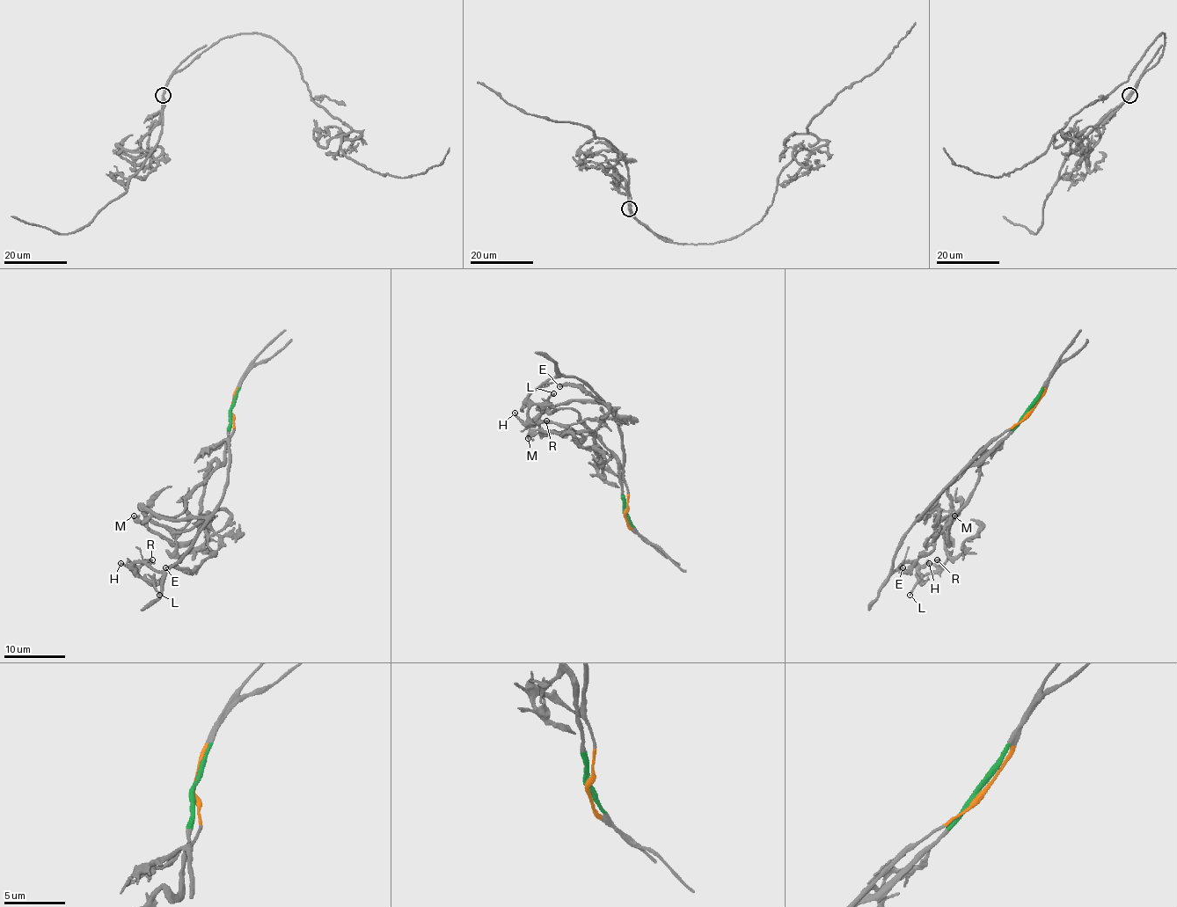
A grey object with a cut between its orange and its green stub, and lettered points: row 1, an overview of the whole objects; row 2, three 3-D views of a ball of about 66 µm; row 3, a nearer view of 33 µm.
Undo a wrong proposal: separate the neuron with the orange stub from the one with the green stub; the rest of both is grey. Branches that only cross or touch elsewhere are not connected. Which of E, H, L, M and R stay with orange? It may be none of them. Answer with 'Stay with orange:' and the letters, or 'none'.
Stay with orange: H, L, R

